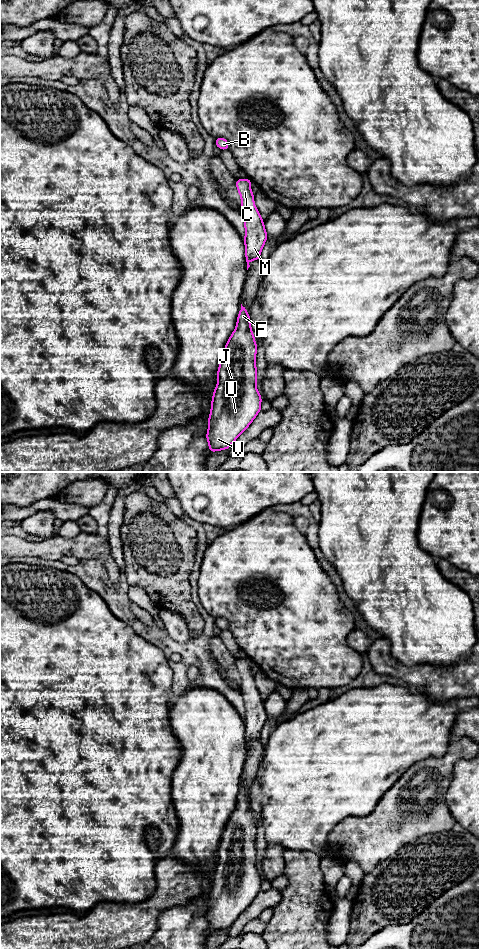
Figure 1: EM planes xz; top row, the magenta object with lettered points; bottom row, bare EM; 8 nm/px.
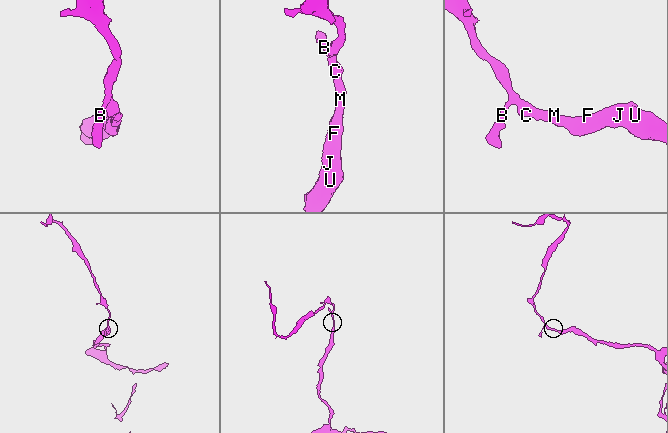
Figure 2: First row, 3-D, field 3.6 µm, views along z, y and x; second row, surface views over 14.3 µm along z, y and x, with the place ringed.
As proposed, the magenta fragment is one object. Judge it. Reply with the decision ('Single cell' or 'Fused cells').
Single cell

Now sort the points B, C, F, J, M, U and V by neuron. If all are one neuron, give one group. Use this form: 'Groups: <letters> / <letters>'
Groups: B C F J M U V

